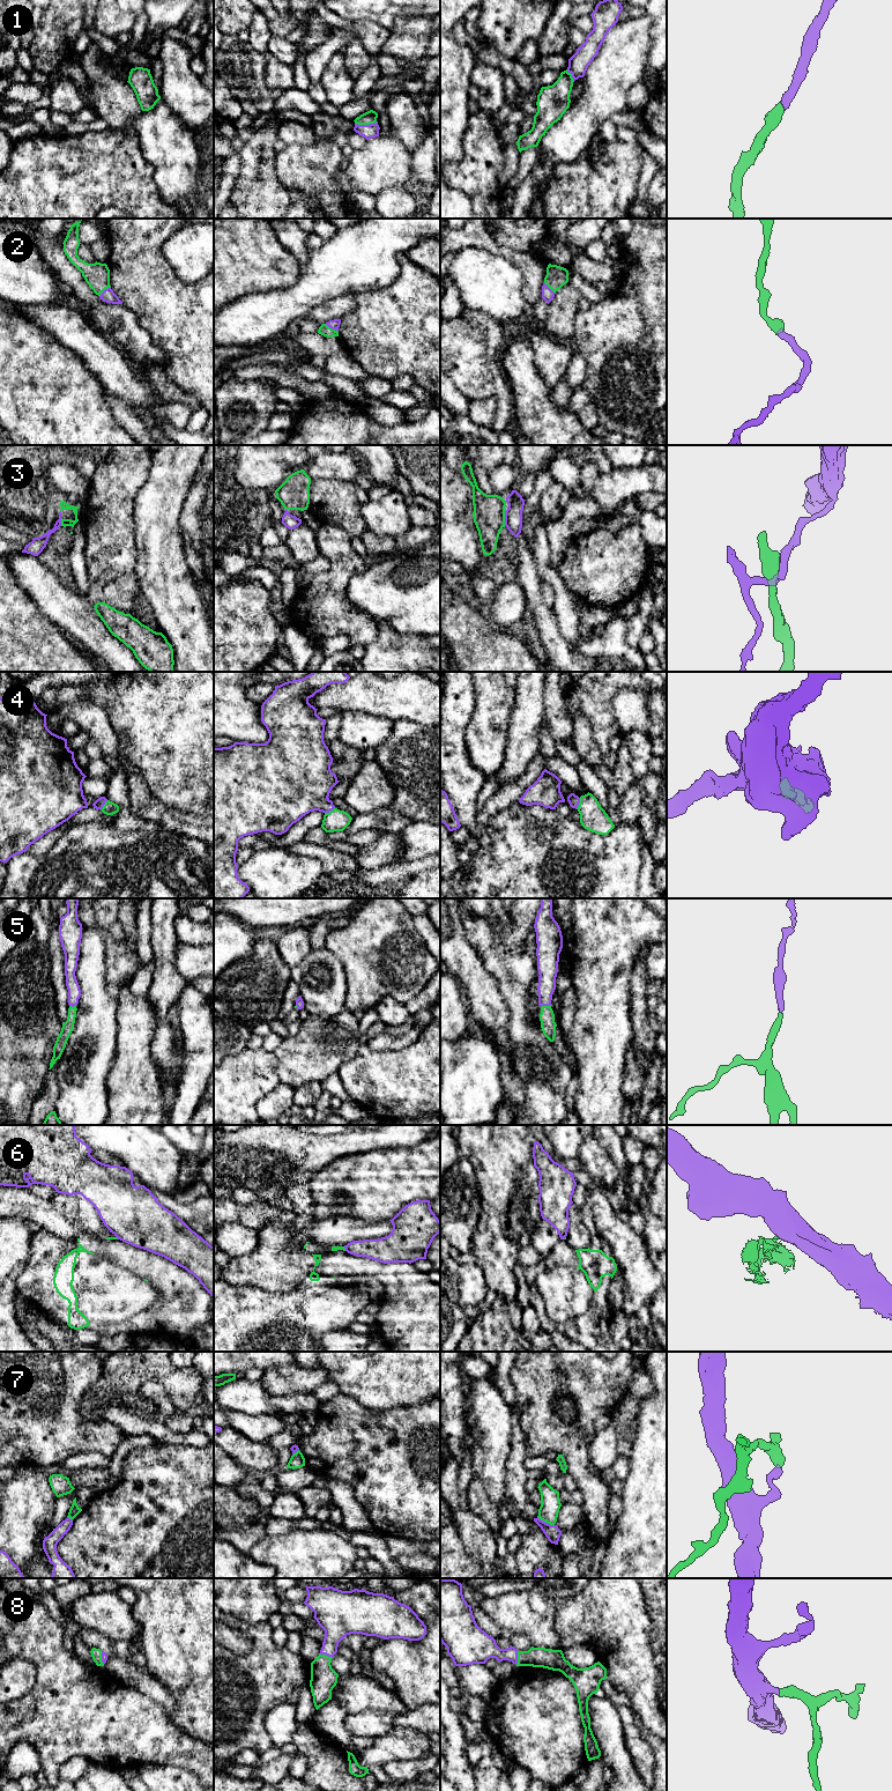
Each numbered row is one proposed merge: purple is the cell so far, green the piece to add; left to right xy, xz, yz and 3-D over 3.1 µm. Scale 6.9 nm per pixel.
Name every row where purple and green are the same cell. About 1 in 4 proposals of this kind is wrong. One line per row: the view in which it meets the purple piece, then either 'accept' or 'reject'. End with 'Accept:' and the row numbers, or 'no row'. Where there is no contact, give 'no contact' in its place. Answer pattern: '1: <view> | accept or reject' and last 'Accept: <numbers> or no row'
1: xz | accept
2: xz | accept
3: yz | reject
4: yz | accept
5: yz | accept
6: xz | reject
7: yz | reject
8: yz | accept
Accept: 1, 2, 4, 5, 8

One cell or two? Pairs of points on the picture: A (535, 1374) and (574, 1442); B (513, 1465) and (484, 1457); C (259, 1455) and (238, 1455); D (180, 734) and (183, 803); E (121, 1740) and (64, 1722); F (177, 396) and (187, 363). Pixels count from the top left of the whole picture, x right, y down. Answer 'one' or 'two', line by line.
A: one
B: two
C: one
D: one
E: one
F: two

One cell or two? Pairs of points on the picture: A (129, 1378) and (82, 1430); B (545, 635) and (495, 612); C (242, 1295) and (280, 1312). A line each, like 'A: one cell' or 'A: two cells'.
A: two cells
B: two cells
C: one cell

